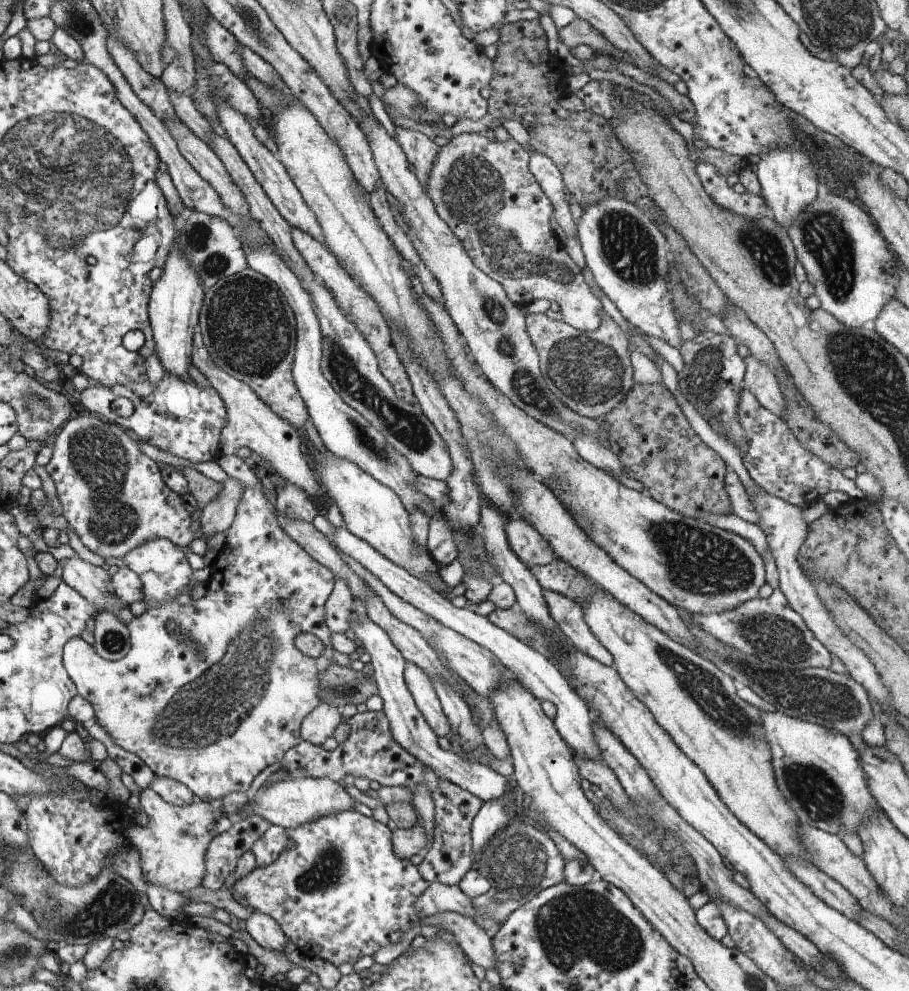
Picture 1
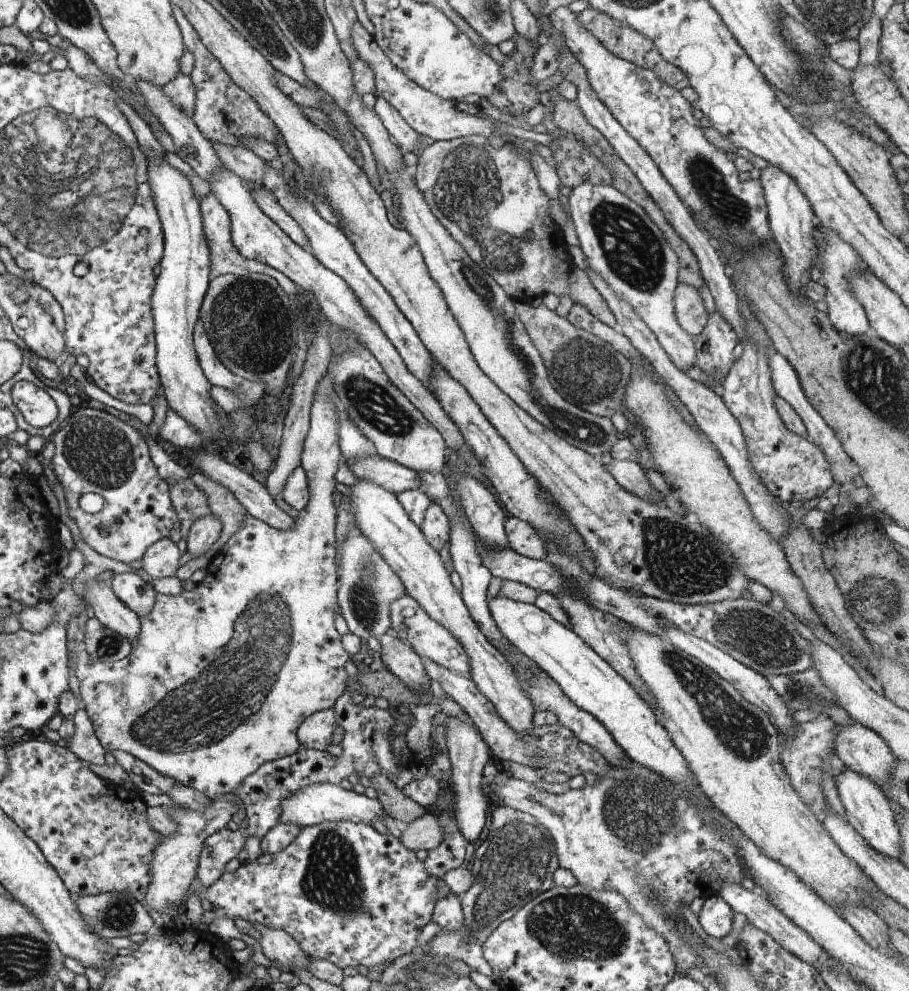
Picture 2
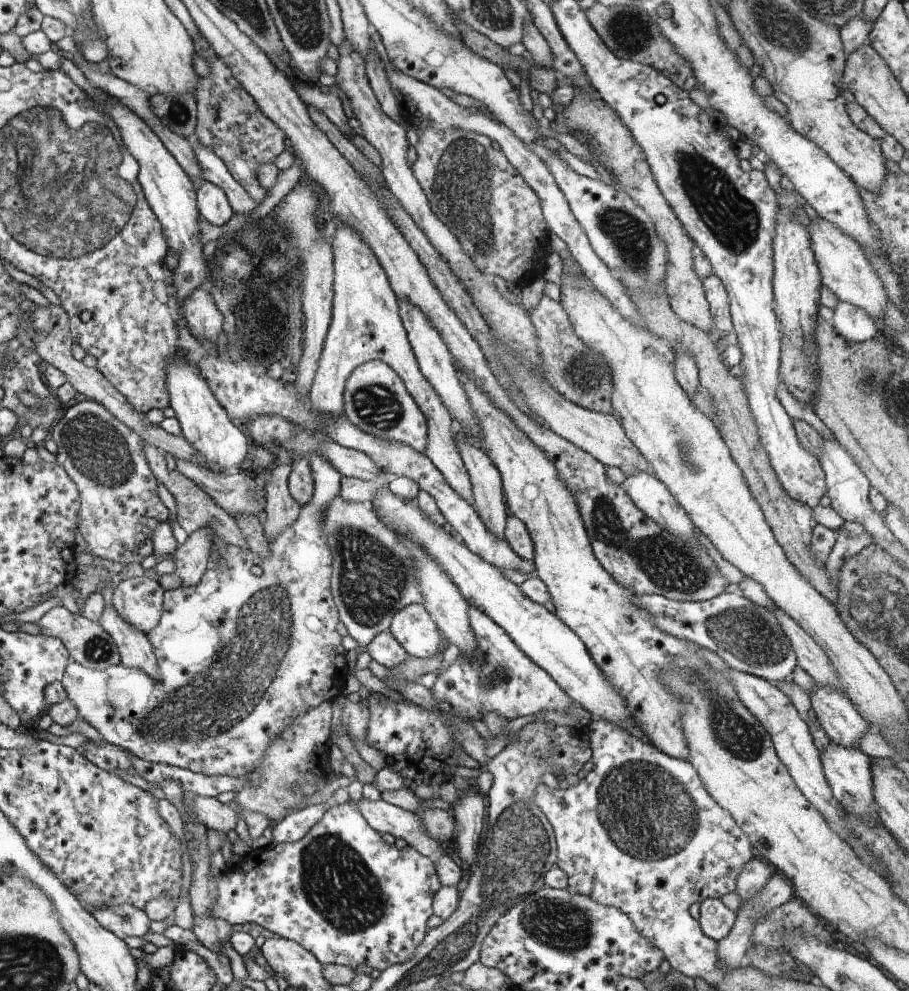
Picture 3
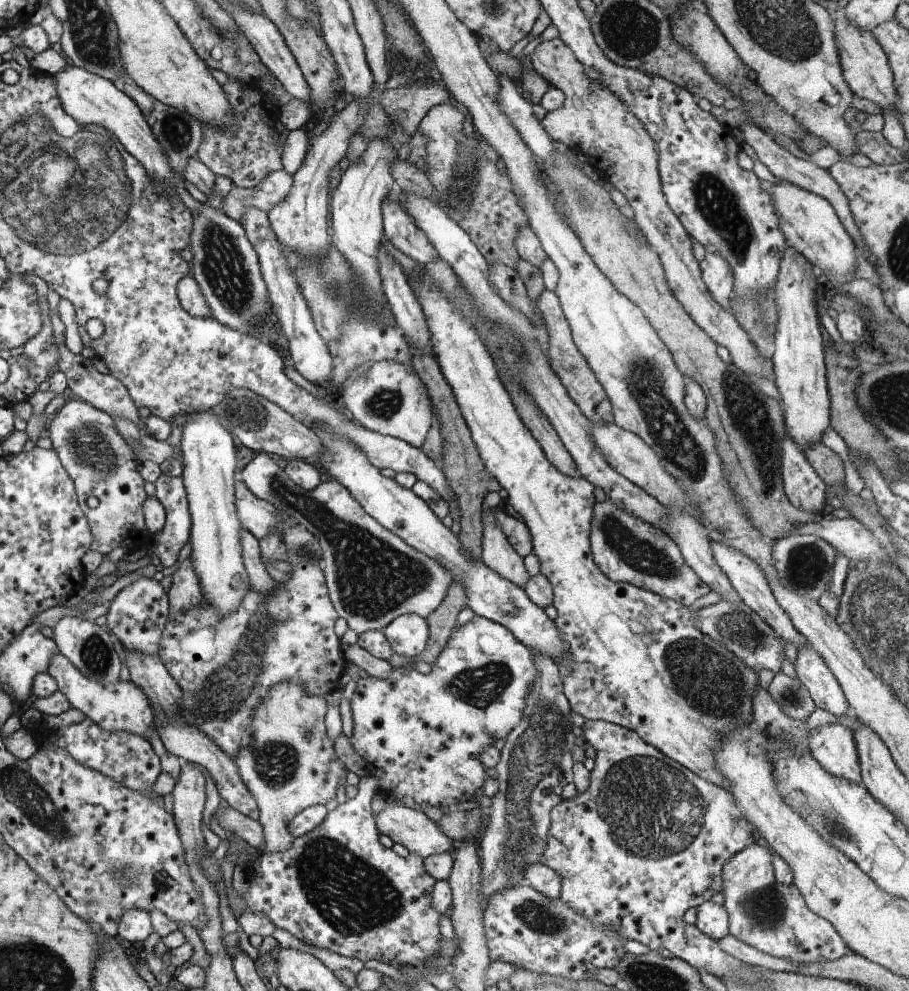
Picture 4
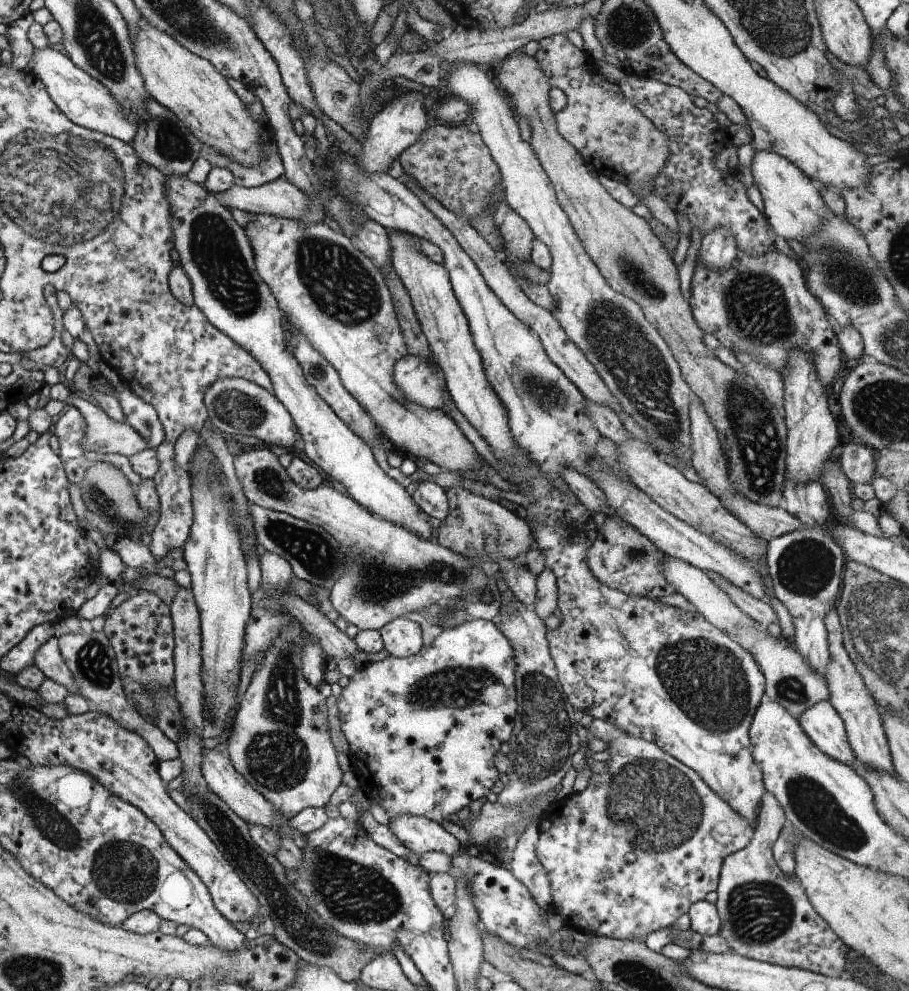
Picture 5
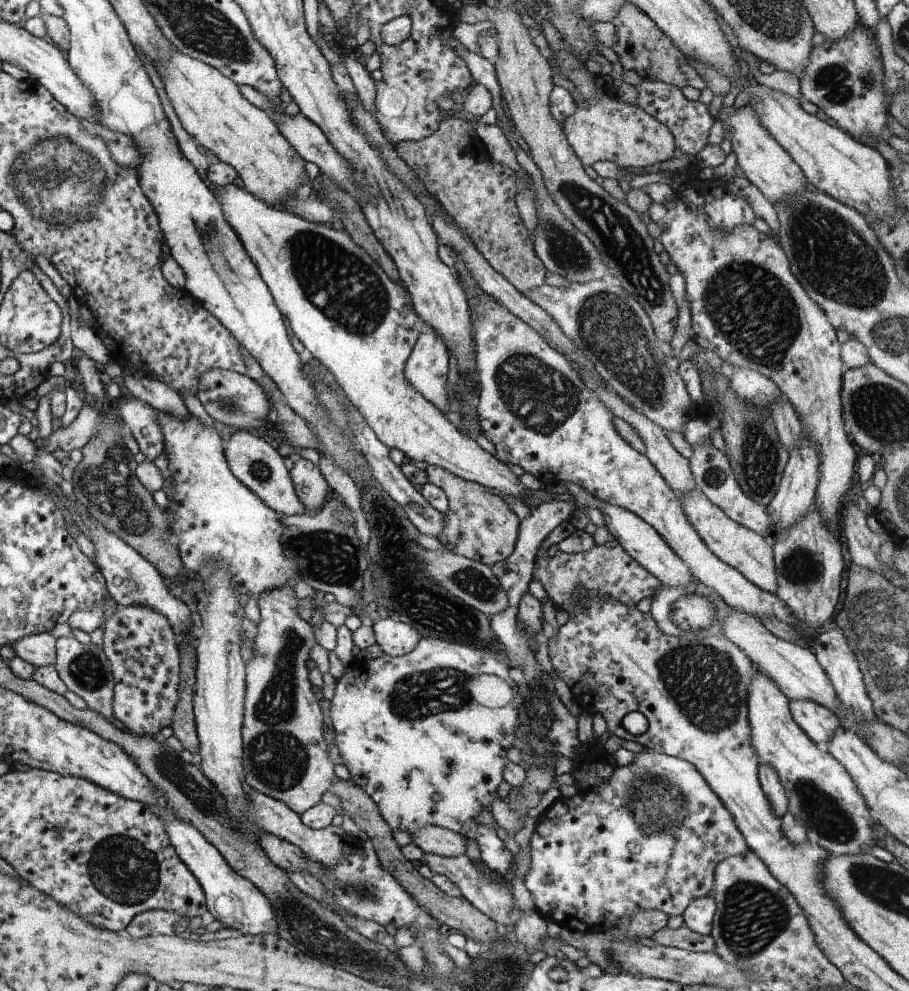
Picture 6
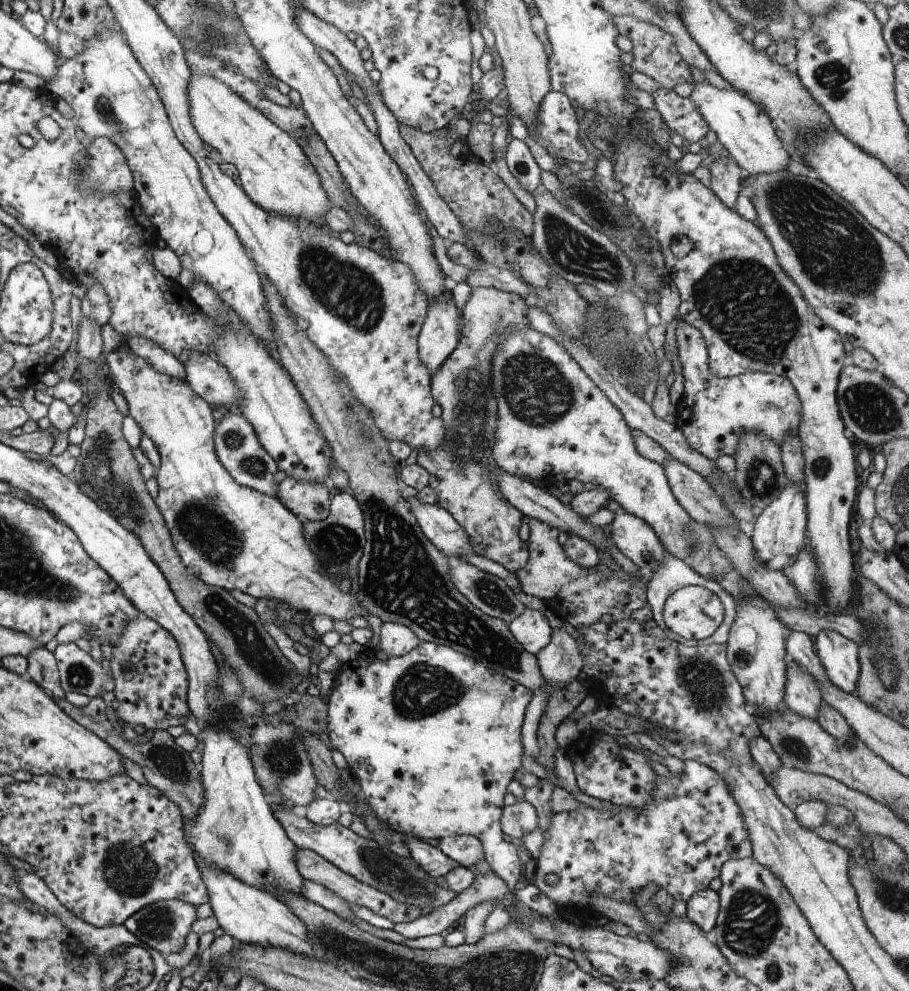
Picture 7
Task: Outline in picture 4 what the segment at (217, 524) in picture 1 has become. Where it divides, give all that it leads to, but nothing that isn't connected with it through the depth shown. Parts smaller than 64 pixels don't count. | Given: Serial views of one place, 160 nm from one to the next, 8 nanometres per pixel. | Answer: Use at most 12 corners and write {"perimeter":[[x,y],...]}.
{"perimeter":[[189,558],[169,588],[171,612],[203,602],[201,582]]}

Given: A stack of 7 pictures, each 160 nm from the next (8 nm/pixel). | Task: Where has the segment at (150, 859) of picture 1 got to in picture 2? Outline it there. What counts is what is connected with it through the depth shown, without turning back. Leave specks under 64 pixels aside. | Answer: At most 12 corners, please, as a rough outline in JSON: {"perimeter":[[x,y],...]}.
{"perimeter":[[166,807],[178,825],[153,854],[146,910],[167,920],[196,877],[204,839],[244,809]]}

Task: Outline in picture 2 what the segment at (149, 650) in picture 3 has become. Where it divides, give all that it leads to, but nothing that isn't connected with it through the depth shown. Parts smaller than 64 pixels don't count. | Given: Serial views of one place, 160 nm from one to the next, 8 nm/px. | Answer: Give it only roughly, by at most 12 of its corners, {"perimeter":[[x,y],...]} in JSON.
{"perimeter":[[88,580],[84,601],[102,624],[137,646],[140,616],[105,582]]}

